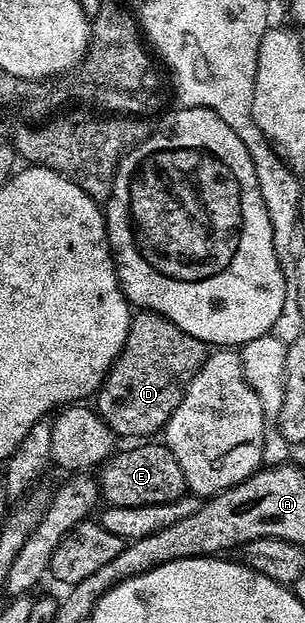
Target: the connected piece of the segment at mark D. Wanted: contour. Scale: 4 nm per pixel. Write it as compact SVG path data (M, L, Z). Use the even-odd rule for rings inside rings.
M139 311L132 316L129 335L123 344L119 358L111 364L107 378L98 393L94 394L93 405L105 424L111 428L112 434L131 439L147 439L150 433L164 428L173 411L181 403L189 383L195 377L197 370L207 362L209 356L208 346L198 341L193 335L181 331L177 323L165 319L159 313Z

